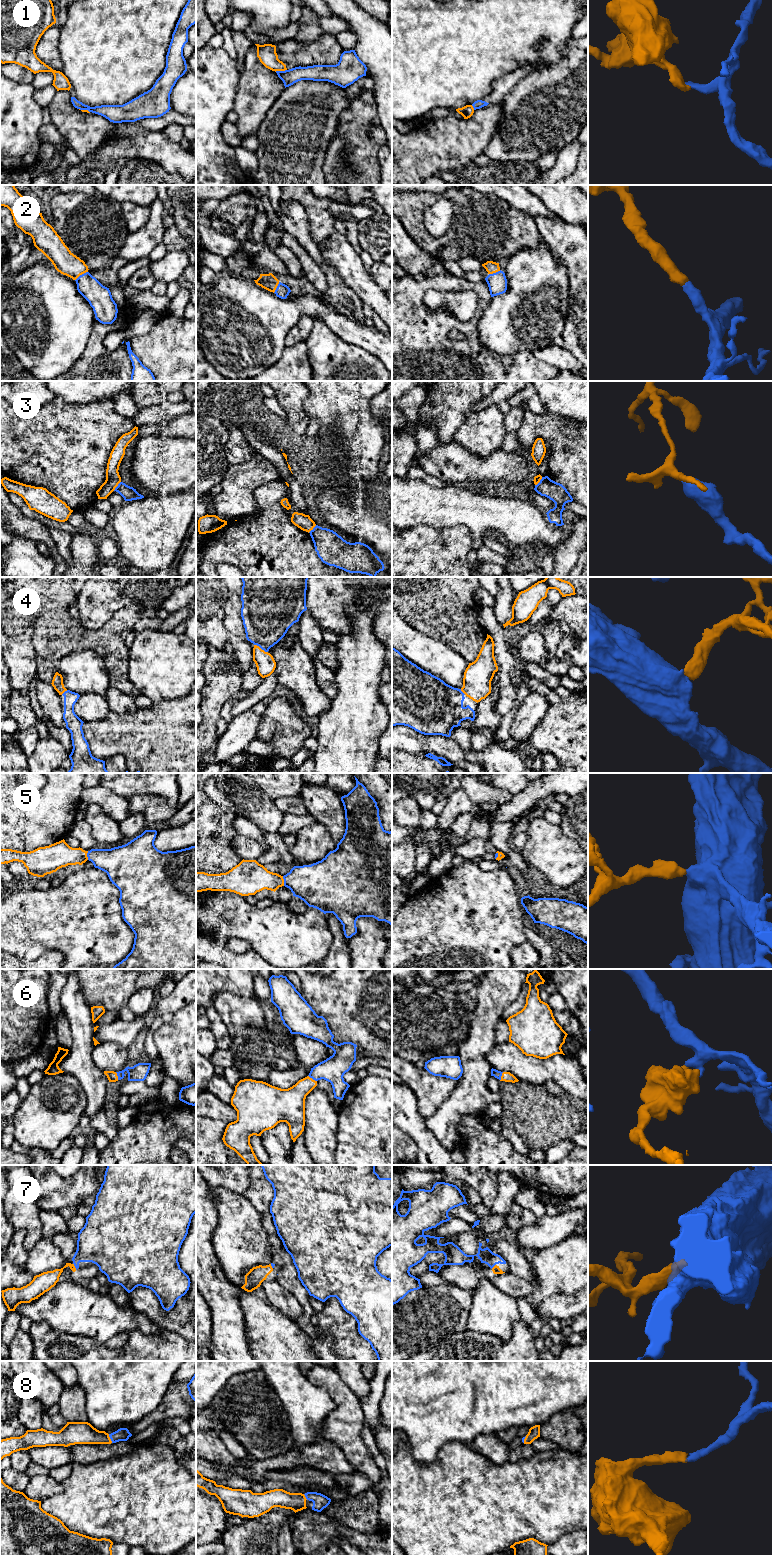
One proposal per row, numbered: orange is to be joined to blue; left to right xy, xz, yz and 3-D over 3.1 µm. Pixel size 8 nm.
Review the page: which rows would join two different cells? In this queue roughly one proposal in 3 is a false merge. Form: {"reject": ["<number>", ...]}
{"reject": ["1", "3"]}

